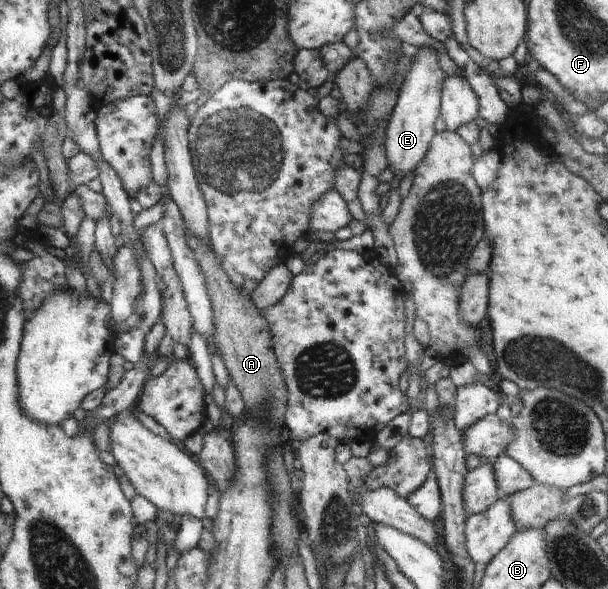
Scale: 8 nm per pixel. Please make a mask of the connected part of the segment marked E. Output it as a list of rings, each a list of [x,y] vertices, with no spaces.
[[[421,50],[413,60],[417,62],[399,87],[395,110],[387,122],[387,140],[384,147],[388,152],[388,168],[400,179],[409,172],[415,173],[421,160],[428,155],[429,142],[436,135],[435,120],[442,116],[441,88],[444,87],[445,73],[440,67],[437,54],[431,50]]]

